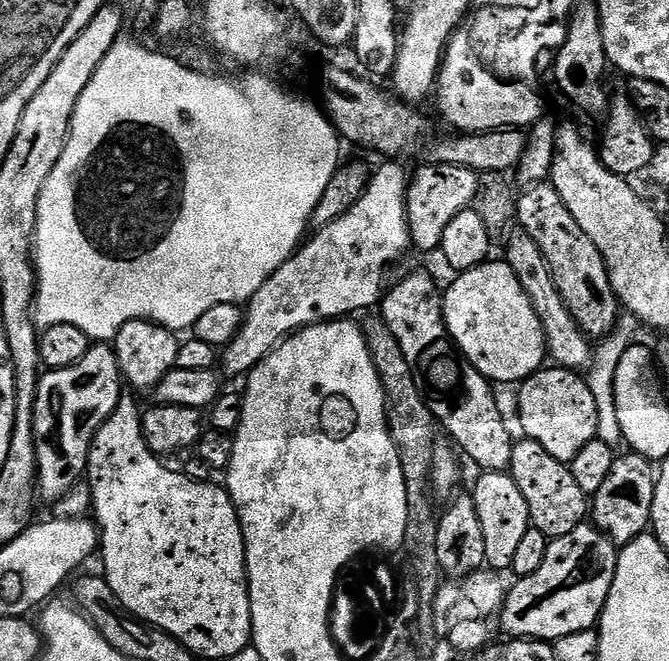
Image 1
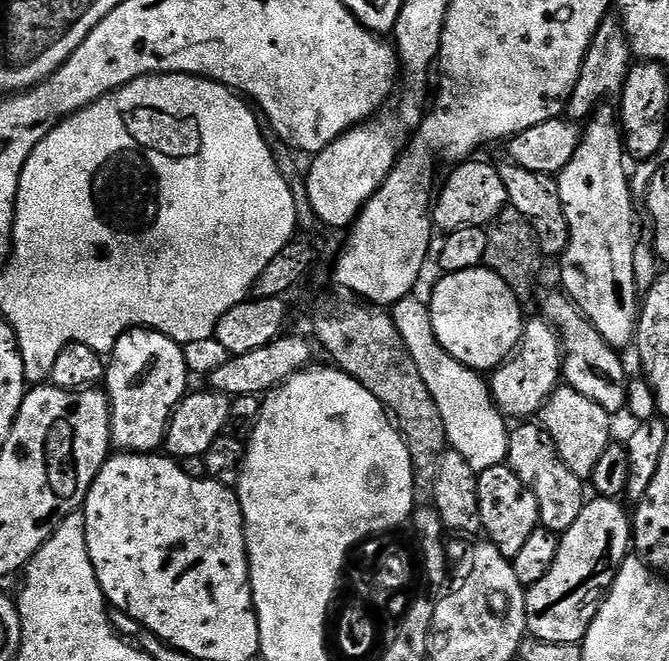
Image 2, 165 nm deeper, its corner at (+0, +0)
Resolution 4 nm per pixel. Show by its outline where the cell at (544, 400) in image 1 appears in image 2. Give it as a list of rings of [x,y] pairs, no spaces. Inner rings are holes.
[[[567,386],[556,387],[538,413],[538,423],[546,430],[546,434],[550,434],[562,462],[566,462],[566,466],[570,466],[570,470],[574,470],[574,474],[578,474],[578,478],[585,482],[591,481],[594,465],[602,458],[606,446],[613,443],[612,420],[613,417],[610,413],[602,410],[602,406],[598,406],[598,402],[590,402],[590,398],[586,398],[586,394],[578,394],[578,390]]]

